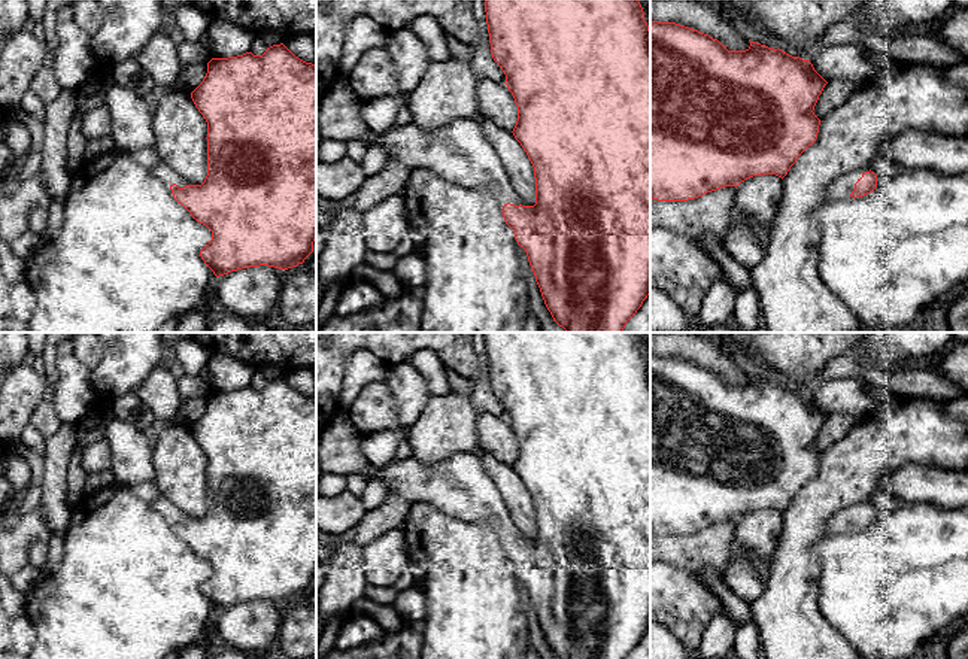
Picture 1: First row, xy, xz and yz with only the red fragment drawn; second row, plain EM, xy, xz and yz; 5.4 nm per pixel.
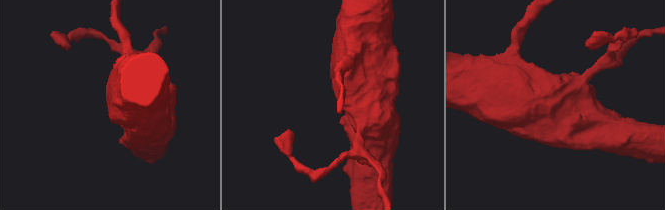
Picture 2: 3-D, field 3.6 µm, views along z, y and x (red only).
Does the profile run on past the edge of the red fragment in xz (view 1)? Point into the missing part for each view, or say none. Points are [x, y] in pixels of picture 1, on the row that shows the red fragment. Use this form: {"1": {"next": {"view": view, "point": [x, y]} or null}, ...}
{"1": {"next": {"view": "xz", "point": [460, 152]}}}

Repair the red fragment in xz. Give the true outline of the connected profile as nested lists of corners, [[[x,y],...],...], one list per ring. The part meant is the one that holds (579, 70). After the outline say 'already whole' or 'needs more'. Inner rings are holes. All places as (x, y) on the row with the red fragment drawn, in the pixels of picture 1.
[[[485,0],[491,54],[506,75],[506,85],[518,106],[515,139],[527,152],[535,177],[535,204],[522,206],[506,170],[486,140],[477,118],[456,121],[424,131],[415,122],[389,121],[385,133],[368,131],[367,146],[382,146],[388,160],[409,168],[425,167],[443,179],[474,189],[488,189],[503,206],[506,224],[515,230],[515,239],[525,249],[535,282],[553,321],[565,332],[622,332],[650,294],[650,30],[638,0]]]; needs more

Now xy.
[[[283,43],[267,48],[263,55],[246,52],[237,57],[212,58],[203,82],[191,92],[191,98],[207,122],[207,176],[201,185],[186,185],[177,173],[164,163],[155,164],[151,171],[163,183],[169,185],[173,198],[182,204],[191,216],[212,231],[212,240],[200,250],[204,264],[216,277],[249,267],[268,265],[288,270],[303,264],[313,252],[316,240],[316,66],[295,57]]]; needs more

